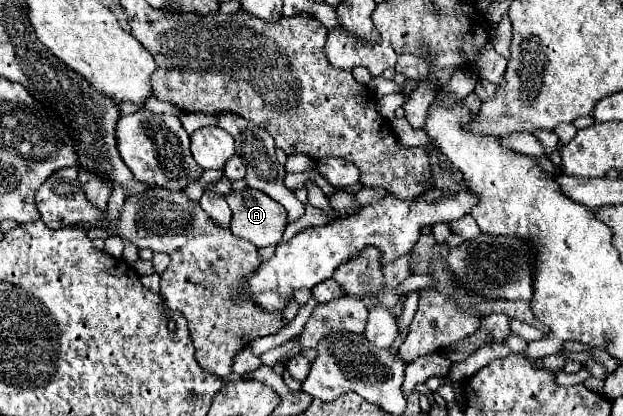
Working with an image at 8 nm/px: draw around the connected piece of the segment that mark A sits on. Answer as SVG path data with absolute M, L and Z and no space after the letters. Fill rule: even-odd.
M243 189L243 191L231 191L227 195L227 203L233 211L231 219L231 233L239 239L251 241L255 247L269 247L277 245L283 237L283 231L287 227L287 211L283 205L273 201L269 195L257 189Z

